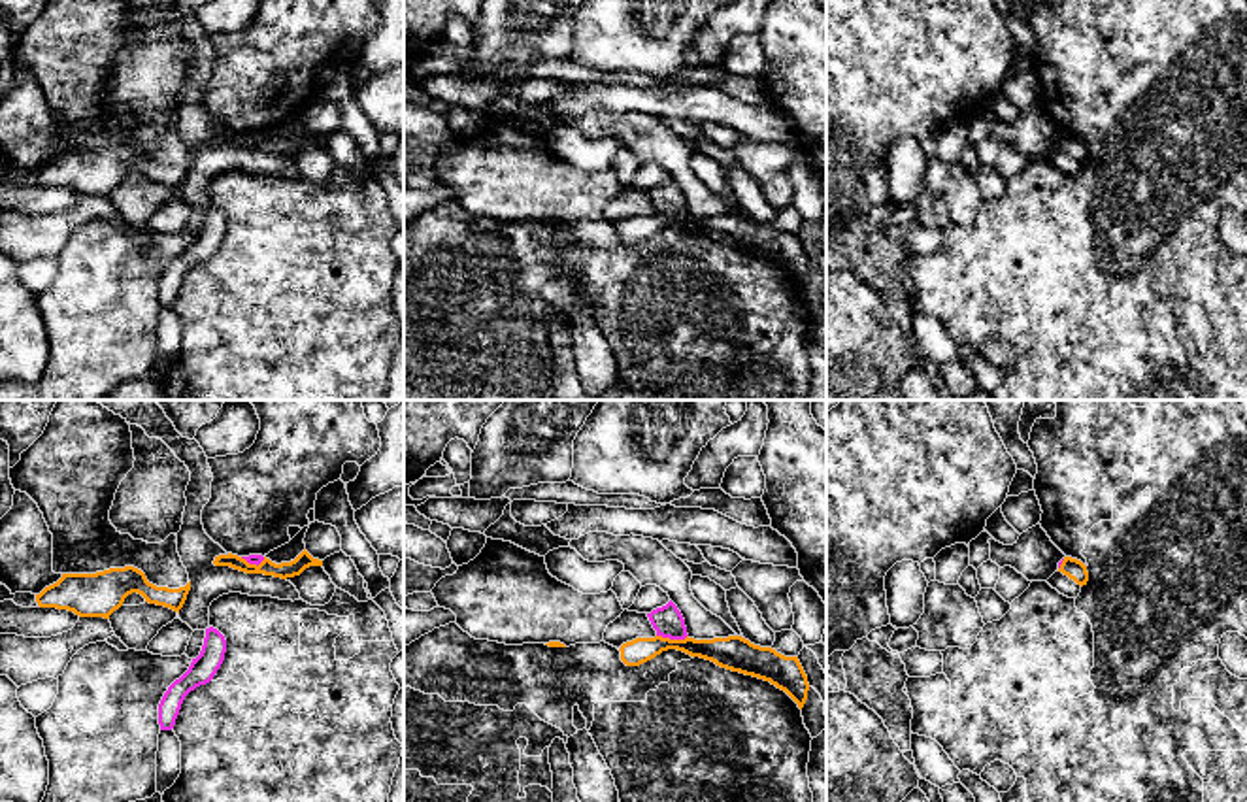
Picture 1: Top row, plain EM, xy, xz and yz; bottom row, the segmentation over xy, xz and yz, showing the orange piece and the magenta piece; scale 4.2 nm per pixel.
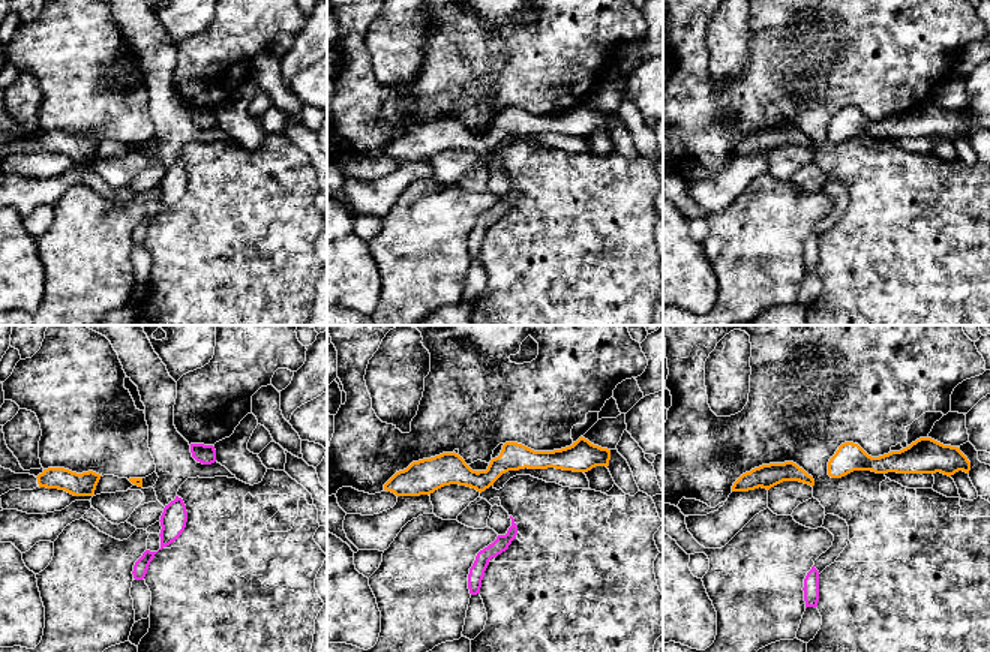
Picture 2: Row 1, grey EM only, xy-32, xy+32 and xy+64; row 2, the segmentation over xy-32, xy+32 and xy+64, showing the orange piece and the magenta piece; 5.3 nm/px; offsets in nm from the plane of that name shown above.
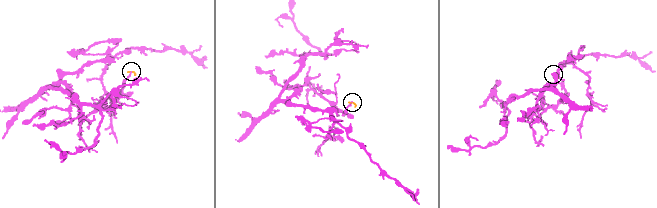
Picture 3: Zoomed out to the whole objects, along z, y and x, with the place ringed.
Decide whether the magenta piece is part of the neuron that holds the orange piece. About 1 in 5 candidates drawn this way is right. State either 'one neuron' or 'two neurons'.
two neurons

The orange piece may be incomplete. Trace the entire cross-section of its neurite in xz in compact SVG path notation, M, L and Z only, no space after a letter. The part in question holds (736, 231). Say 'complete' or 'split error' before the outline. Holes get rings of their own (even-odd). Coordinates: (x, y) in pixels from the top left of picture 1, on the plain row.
complete | M662 213L636 215L621 223L621 238L640 243L662 228L677 226L690 234L715 240L721 245L770 259L785 268L802 287L807 277L807 253L798 234L785 234L772 225L760 225L741 213L713 217L670 217Z

